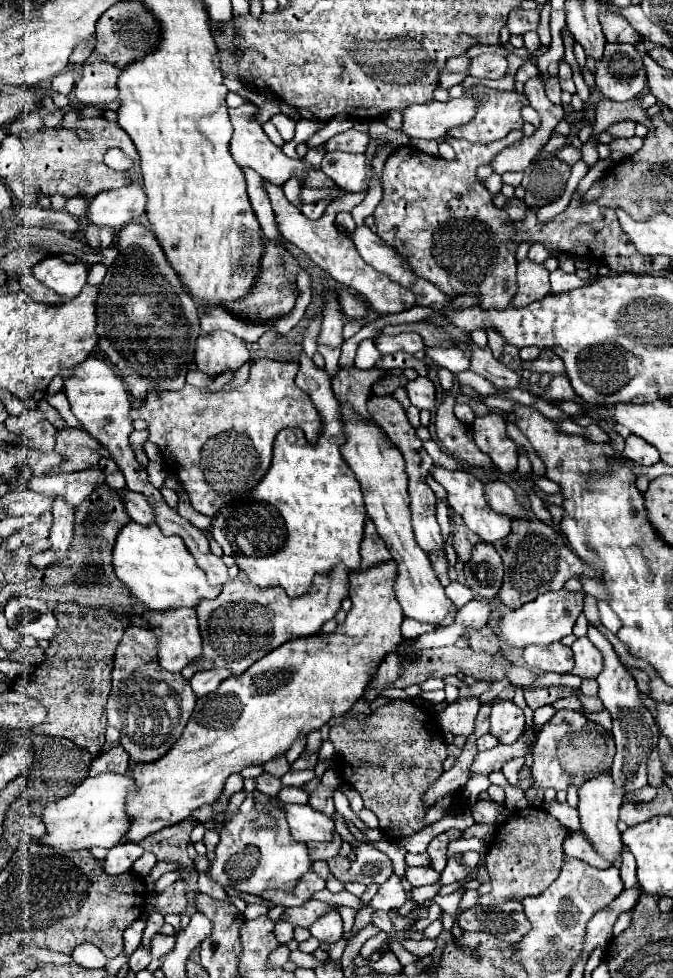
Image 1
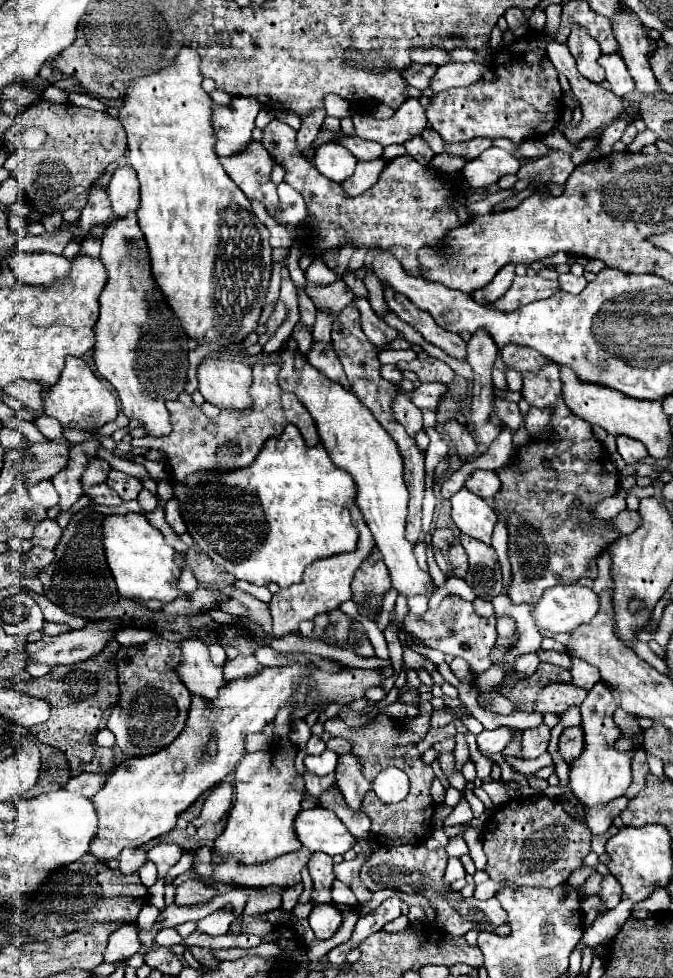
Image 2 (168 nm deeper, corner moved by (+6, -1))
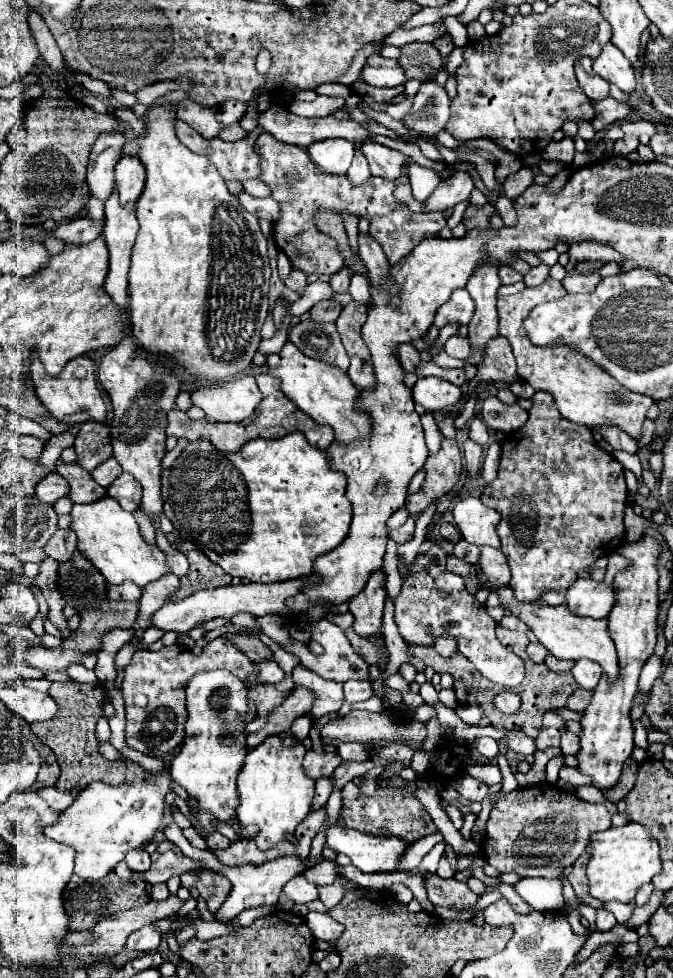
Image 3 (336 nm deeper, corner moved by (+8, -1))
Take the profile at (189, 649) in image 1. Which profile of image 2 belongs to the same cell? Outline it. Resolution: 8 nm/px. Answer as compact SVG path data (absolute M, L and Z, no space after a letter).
M191 636L181 642L181 650L183 660L175 668L181 682L189 688L191 694L213 700L217 696L217 690L225 684L225 678L223 670L211 662L207 644L201 638Z

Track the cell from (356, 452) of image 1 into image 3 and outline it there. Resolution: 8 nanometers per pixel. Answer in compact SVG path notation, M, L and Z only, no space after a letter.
M287 342L281 352L269 354L267 366L271 376L279 376L281 390L285 392L285 396L291 402L295 402L297 408L301 408L317 424L329 424L335 430L335 440L349 444L357 438L365 438L371 432L371 420L367 420L367 416L355 410L355 398L359 390L353 386L349 376L337 366L307 358L291 342Z

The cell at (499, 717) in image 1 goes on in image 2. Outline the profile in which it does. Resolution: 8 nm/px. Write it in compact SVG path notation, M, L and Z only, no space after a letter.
M457 594L447 596L441 606L433 612L425 612L423 616L415 616L413 612L407 614L405 618L405 628L413 634L413 638L423 640L425 646L437 648L441 652L447 652L451 656L459 656L463 660L467 660L471 664L471 676L477 678L481 676L489 666L489 654L495 646L497 640L497 632L495 632L495 618L481 618L475 614L473 604L461 600Z

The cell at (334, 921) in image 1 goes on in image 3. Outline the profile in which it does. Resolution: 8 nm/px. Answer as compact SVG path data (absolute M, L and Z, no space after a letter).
M309 912L307 914L307 924L315 938L319 940L337 940L343 934L343 924L335 922L329 914L319 914L319 912Z

